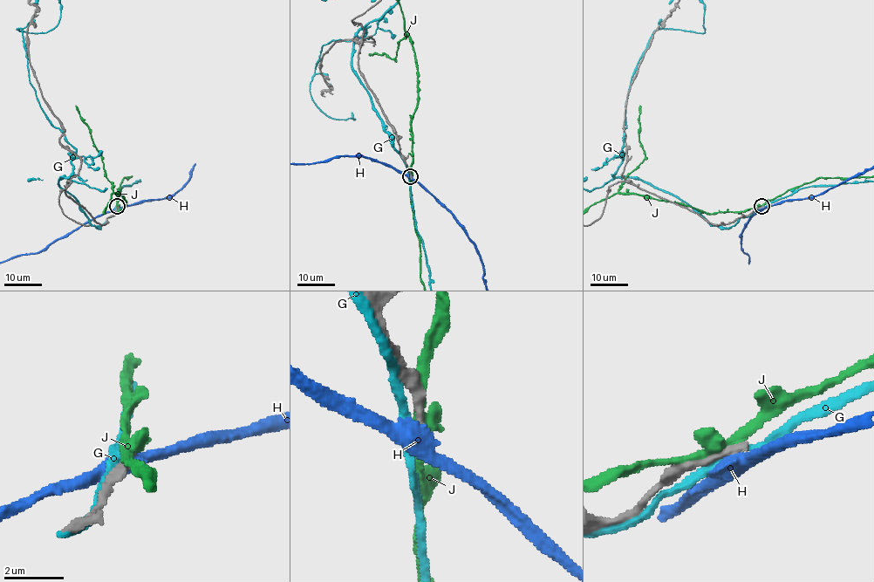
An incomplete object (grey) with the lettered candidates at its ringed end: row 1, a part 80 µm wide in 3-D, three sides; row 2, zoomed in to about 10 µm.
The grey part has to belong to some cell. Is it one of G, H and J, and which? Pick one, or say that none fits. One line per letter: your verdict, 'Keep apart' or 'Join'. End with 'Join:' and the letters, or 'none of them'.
G: Keep apart
H: Keep apart
J: Keep apart
Join: none of them

